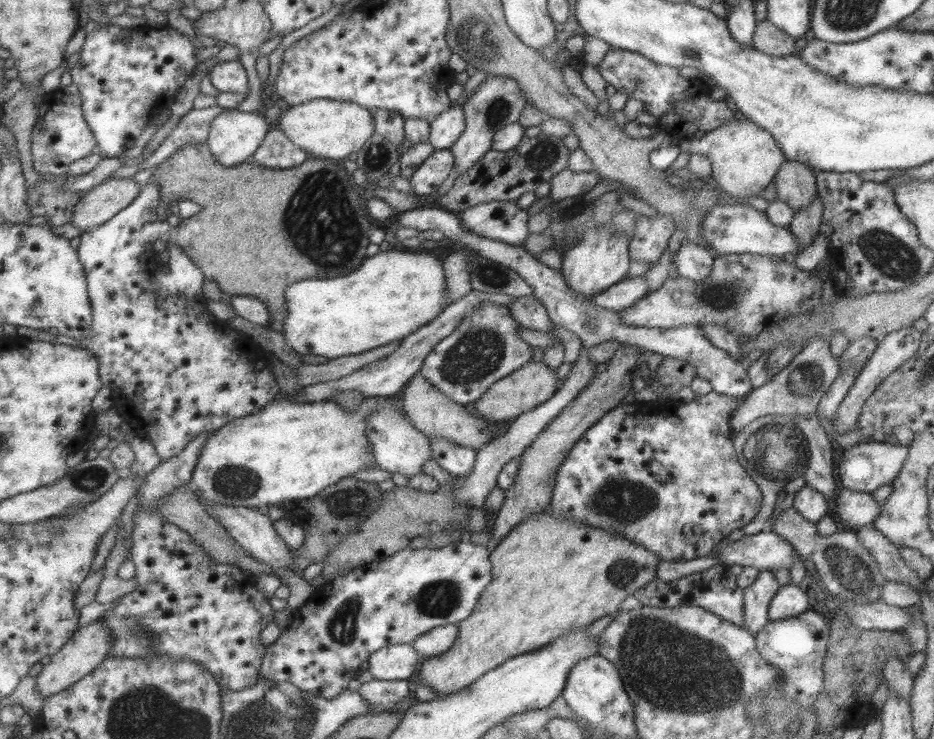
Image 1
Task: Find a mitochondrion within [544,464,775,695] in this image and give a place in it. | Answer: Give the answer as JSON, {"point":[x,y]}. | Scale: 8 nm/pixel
{"point":[618,500]}

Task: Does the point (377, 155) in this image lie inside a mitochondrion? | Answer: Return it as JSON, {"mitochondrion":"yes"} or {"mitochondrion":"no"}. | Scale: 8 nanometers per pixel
{"mitochondrion":"yes"}

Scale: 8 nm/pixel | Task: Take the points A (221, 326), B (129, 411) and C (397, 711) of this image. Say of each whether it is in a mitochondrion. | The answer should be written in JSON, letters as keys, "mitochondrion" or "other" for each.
{"A":"other","B":"other","C":"other"}

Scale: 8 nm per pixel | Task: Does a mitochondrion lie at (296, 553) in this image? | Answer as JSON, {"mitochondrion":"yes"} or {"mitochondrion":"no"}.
{"mitochondrion":"no"}

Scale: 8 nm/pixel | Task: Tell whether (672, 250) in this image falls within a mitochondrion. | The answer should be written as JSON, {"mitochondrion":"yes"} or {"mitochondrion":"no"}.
{"mitochondrion":"no"}

